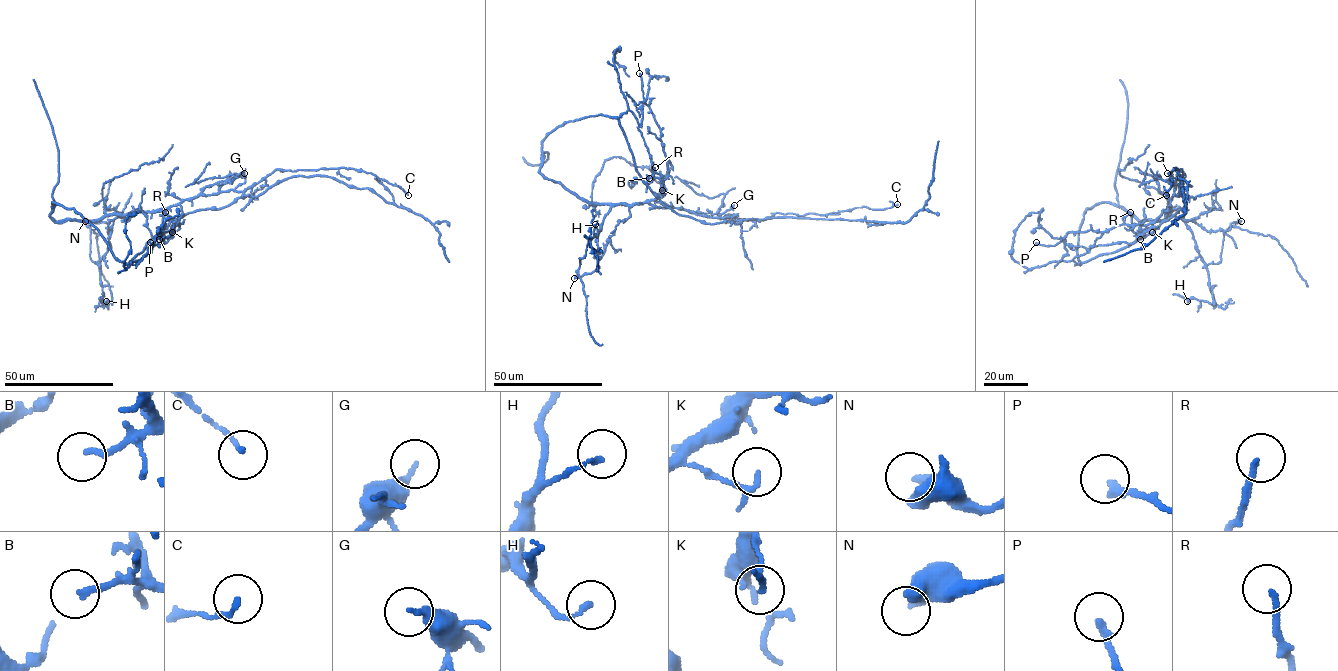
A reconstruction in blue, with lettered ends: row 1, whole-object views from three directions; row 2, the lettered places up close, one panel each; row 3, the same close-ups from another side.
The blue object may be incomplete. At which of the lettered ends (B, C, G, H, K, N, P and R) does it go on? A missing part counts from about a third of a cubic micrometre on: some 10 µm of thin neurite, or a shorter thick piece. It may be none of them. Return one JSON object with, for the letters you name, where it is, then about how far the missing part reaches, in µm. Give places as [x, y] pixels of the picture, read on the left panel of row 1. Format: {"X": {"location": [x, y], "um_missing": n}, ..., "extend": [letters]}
{"extend": []}

